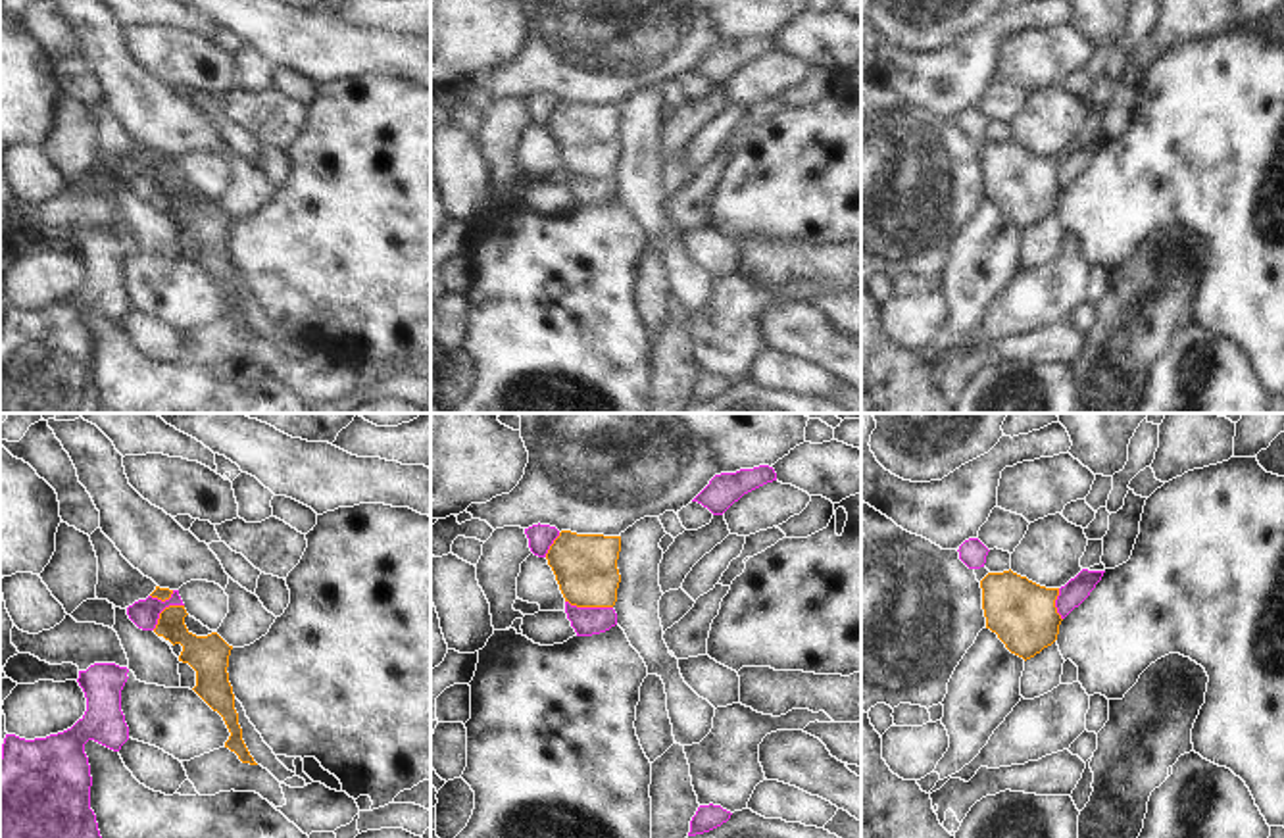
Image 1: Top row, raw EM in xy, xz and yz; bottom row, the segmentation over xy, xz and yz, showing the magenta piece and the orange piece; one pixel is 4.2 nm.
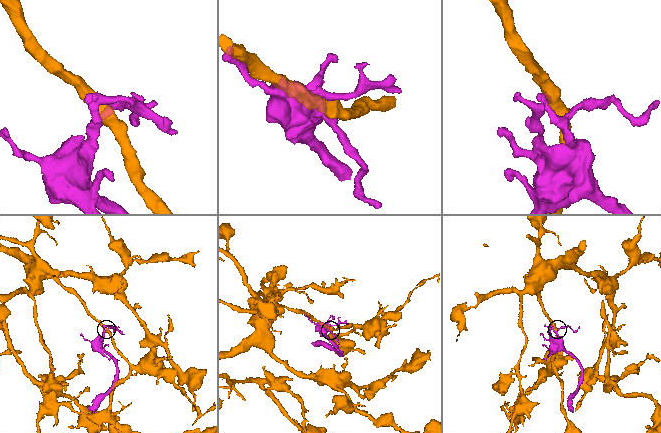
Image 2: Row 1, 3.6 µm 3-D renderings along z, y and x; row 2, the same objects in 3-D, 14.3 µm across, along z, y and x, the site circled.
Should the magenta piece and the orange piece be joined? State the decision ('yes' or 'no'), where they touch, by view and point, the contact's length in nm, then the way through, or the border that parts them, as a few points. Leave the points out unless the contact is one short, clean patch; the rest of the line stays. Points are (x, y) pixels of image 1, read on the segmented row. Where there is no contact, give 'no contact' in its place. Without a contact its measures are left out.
no; contact xz (589, 608); length 200 nm

